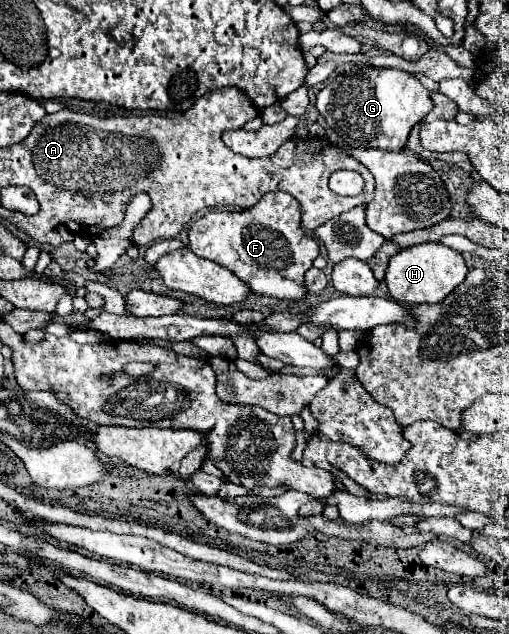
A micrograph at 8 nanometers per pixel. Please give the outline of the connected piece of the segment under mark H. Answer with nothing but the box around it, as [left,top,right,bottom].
[385,243,467,305]

